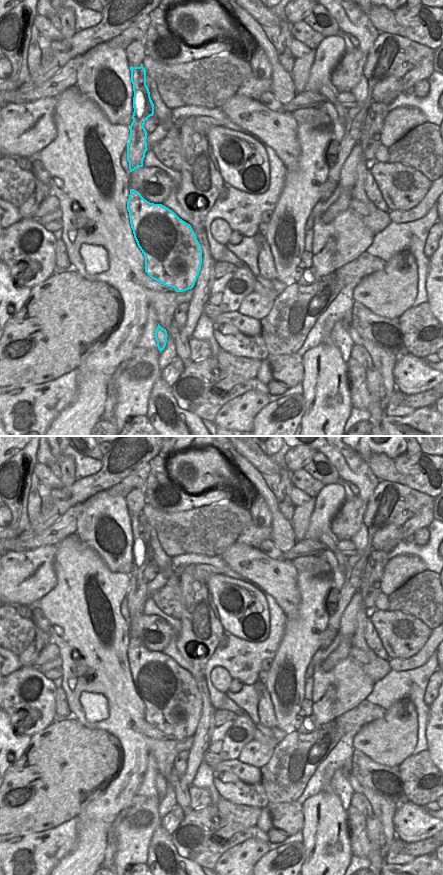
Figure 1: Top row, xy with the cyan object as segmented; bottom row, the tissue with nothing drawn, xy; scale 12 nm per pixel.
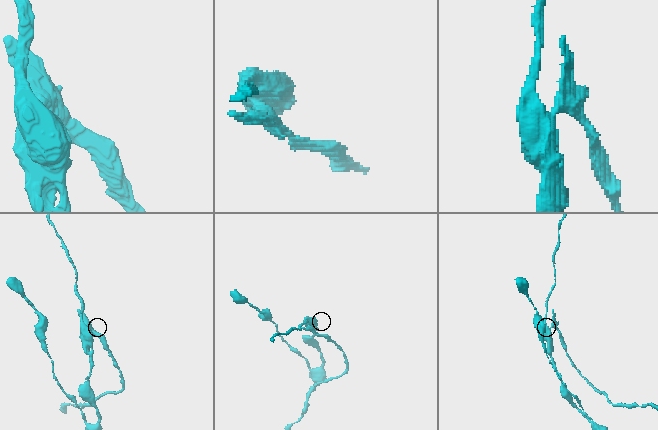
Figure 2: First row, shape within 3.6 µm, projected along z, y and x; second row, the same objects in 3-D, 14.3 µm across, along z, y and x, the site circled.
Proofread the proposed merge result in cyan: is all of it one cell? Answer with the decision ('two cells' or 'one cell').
two cells

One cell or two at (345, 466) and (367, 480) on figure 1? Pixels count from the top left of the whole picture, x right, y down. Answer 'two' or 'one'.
one

